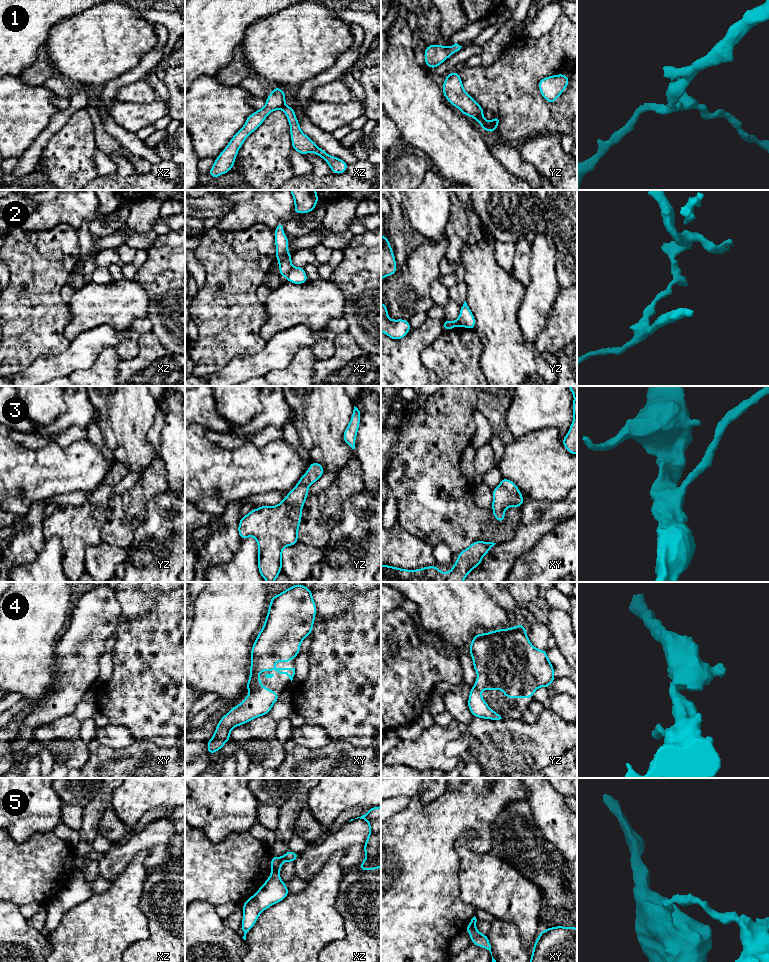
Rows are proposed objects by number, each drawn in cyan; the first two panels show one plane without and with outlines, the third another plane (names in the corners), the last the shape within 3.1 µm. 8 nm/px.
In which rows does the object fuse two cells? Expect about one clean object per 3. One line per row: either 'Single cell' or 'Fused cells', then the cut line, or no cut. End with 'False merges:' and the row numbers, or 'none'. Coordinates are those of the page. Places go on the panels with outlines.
1: Fused cells. Split along yz (492, 121), (495, 129)
2: Fused cells. Split along xz (293, 267), (286, 276)
3: Single cell. No split
4: Single cell. No split
5: Fused cells. Split along xz (278, 871), (272, 872)
False merges: 1, 2, 5

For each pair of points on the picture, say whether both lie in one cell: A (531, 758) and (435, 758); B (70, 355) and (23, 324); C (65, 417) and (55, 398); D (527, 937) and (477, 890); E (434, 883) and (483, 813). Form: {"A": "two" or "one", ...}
{"A": "one", "B": "two", "C": "two", "D": "one", "E": "one"}

